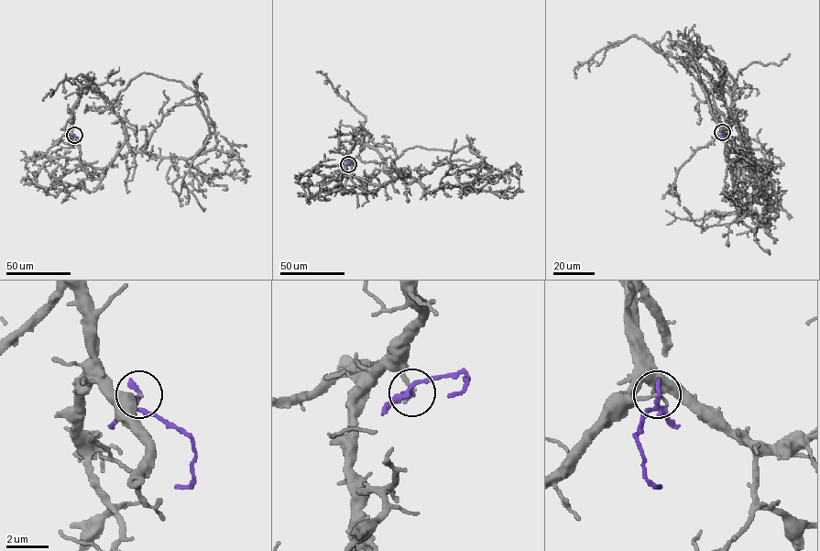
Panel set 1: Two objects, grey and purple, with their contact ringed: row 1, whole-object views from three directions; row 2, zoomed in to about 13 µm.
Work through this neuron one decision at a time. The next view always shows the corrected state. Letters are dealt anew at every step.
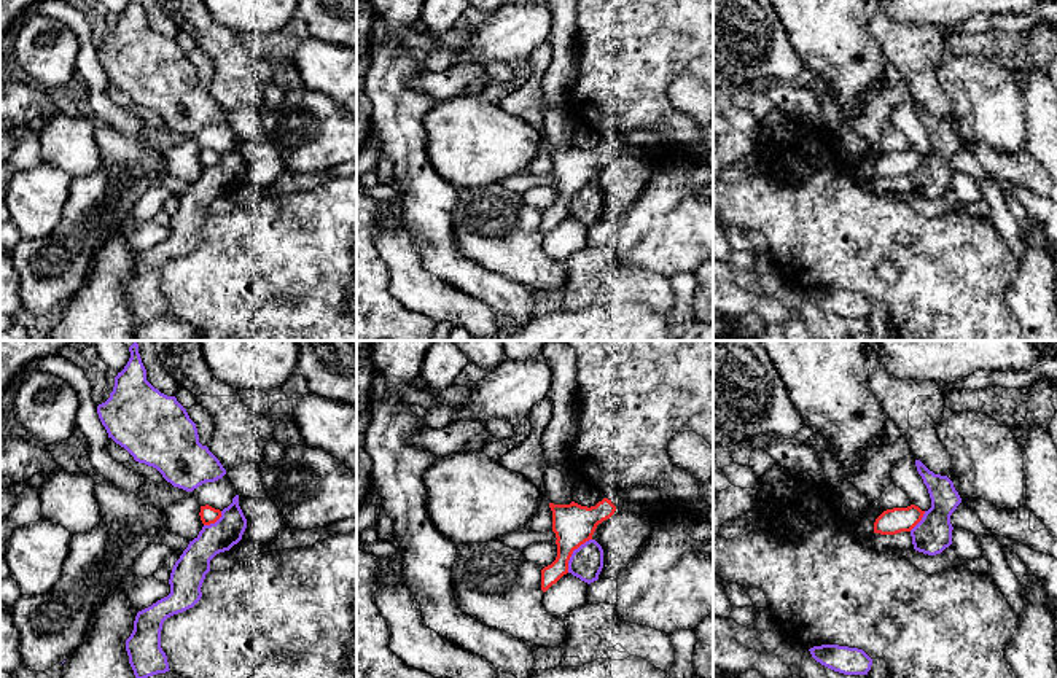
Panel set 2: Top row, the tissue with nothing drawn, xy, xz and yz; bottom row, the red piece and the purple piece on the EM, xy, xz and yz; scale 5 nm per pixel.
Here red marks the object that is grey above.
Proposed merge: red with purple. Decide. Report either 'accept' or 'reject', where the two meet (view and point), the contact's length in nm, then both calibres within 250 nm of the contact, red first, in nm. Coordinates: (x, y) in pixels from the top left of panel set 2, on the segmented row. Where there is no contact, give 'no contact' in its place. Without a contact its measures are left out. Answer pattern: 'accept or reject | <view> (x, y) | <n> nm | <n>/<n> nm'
reject | xz (572, 553) | 220 nm | 200/170 nm

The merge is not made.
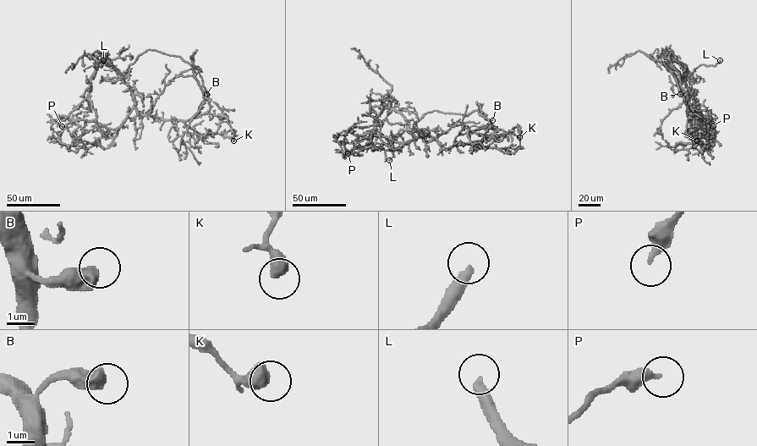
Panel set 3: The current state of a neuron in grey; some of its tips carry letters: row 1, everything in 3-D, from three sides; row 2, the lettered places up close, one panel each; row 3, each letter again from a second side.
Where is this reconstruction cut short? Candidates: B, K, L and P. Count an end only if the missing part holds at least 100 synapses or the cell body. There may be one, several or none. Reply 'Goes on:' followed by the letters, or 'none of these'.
Goes on: L

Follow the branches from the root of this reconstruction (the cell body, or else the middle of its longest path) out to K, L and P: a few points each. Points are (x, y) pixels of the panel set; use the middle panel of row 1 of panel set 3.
K: (421, 136), (426, 141), (436, 140), (446, 149), (481, 140), (491, 134), (504, 134), (518, 126), (519, 137)
L: (421, 136), (417, 132), (404, 130), (396, 137), (392, 149), (394, 156), (389, 160)
P: (421, 136), (401, 142), (374, 135), (370, 144), (351, 149), (348, 153)

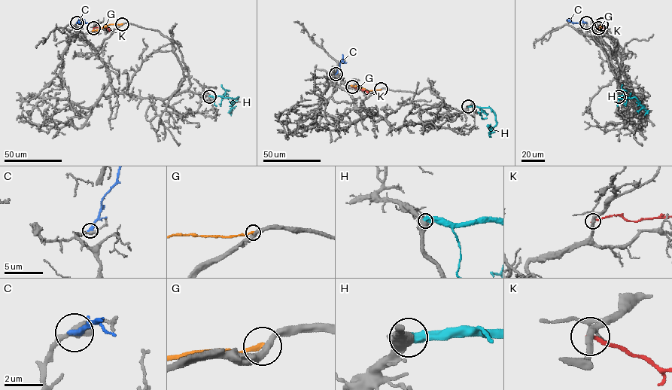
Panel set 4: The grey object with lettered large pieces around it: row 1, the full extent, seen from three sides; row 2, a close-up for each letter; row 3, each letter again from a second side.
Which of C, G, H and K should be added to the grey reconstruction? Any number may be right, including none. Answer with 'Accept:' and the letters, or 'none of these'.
Accept: none of these

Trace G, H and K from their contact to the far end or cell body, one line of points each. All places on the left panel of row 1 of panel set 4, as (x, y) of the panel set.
G: (122, 23), (109, 24), (92, 31)
H: (209, 96), (238, 97), (232, 104), (231, 115)
K: (93, 28), (106, 27), (109, 31)

